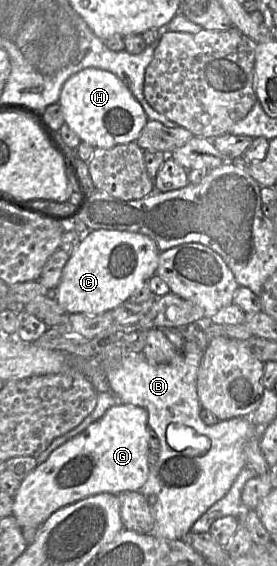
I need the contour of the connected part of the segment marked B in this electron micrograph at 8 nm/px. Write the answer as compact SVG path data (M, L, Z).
M185 340L179 354L169 363L166 364L152 364L147 361L143 353L126 354L119 361L110 364L105 368L105 376L109 384L110 391L114 394L117 400L124 404L132 404L144 408L148 413L148 426L152 428L158 436L160 441L160 450L158 451L158 460L149 468L149 475L145 484L140 488L139 492L146 498L154 518L153 529L148 533L149 535L166 538L170 540L182 539L188 533L193 524L216 502L222 499L231 489L236 478L241 470L247 466L246 457L244 454L245 444L253 437L261 435L259 429L249 417L235 417L223 421L218 421L215 425L209 426L203 422L200 417L201 404L197 392L197 377L200 364L204 356L205 349L201 348L196 342Z

